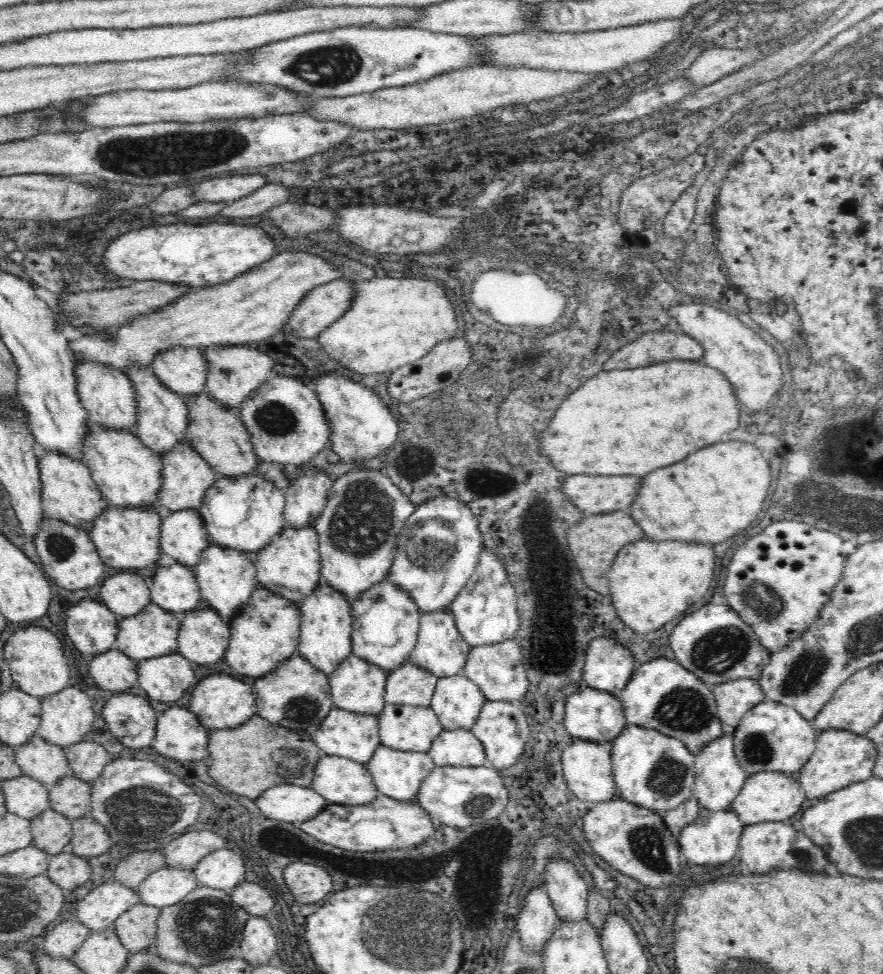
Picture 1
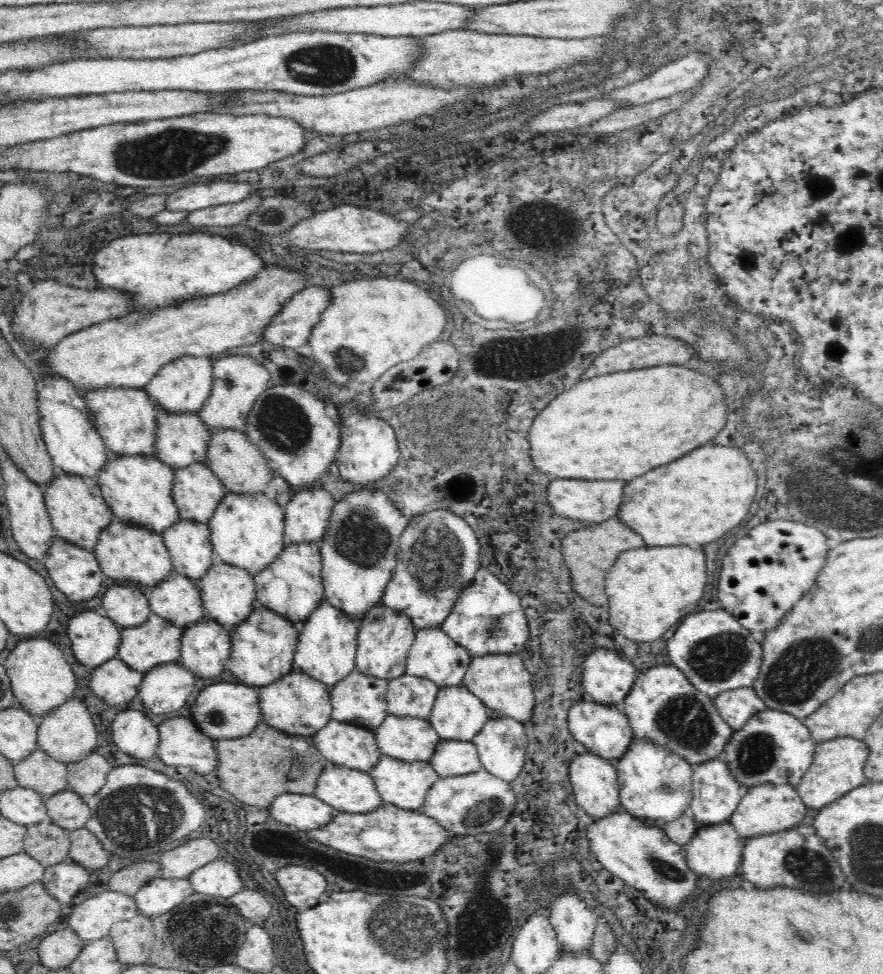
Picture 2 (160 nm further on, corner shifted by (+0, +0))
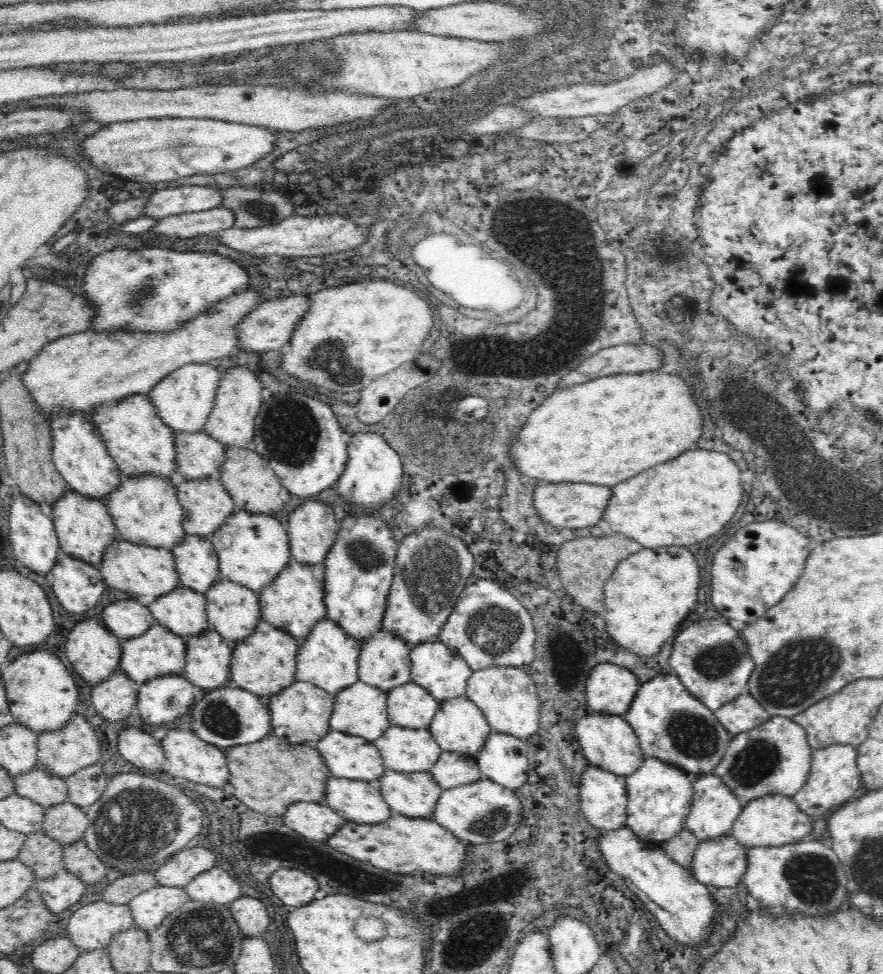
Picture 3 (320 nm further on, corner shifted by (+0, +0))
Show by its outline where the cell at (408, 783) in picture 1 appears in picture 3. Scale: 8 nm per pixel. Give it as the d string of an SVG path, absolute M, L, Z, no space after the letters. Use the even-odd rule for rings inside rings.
M386 769L384 776L380 776L377 782L392 814L404 815L408 818L433 818L436 802L443 791L443 788L434 780L431 771L394 772Z

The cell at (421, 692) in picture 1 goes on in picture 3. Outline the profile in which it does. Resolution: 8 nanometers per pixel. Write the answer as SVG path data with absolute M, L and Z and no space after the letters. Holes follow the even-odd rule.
M410 681L387 693L387 713L391 726L429 730L439 702L425 688Z

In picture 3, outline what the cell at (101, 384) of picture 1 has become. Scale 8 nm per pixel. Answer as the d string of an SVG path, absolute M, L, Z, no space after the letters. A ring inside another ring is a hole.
M148 394L130 395L120 401L100 404L91 411L88 418L99 430L122 477L128 479L156 475L170 479L176 472L175 432L157 415Z

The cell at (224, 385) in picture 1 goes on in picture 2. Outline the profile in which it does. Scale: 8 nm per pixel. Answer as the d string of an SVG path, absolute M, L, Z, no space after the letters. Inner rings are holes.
M238 351L216 357L212 372L212 390L204 406L198 410L199 417L210 430L236 428L244 431L252 406L258 396L266 392L270 373L262 365L262 360L254 360L249 354L238 354Z

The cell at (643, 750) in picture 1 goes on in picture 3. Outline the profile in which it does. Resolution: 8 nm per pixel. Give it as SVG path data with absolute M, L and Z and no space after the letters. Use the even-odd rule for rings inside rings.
M644 755L640 768L631 775L628 774L625 780L628 787L627 827L638 837L663 846L685 828L684 822L690 812L693 798L693 780L688 772Z

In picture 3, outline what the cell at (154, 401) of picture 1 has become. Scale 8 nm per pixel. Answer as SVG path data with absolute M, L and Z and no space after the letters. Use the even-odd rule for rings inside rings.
M176 432L174 434L176 447L176 472L186 481L206 479L219 476L218 472L224 465L228 448L200 432Z

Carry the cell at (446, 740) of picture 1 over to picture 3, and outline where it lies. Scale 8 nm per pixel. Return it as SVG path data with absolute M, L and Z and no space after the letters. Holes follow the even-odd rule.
M441 751L440 758L430 771L443 790L472 784L483 778L476 759L462 756L460 752Z

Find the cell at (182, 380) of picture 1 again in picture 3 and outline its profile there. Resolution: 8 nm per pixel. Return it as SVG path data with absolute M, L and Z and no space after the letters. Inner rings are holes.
M208 363L184 364L165 376L149 392L150 402L156 407L157 415L176 432L200 432L214 408L215 396L220 382L221 369Z

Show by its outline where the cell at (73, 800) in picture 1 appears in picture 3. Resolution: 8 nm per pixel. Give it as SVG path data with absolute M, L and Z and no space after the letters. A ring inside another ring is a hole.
M66 800L46 808L42 831L60 844L68 845L82 839L88 827L86 810Z

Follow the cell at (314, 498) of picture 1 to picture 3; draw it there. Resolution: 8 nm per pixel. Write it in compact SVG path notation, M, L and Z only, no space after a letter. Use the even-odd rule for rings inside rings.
M314 498L304 499L304 504L301 504L290 514L286 527L291 556L304 566L306 564L308 566L324 565L324 560L326 560L334 540L336 540L339 528L332 507Z

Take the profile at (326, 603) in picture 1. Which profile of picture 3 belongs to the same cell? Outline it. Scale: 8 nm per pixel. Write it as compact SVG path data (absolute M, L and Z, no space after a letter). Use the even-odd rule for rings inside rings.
M326 618L320 620L310 636L300 642L296 658L295 680L308 682L336 696L338 692L356 684L359 681L358 660L363 641L347 636L344 629L337 622Z

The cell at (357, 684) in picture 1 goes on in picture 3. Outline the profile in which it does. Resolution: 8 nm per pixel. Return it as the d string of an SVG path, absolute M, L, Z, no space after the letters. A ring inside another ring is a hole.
M360 681L344 688L334 696L333 711L329 722L330 730L350 736L360 736L374 743L391 727L387 713L387 696L387 692Z

